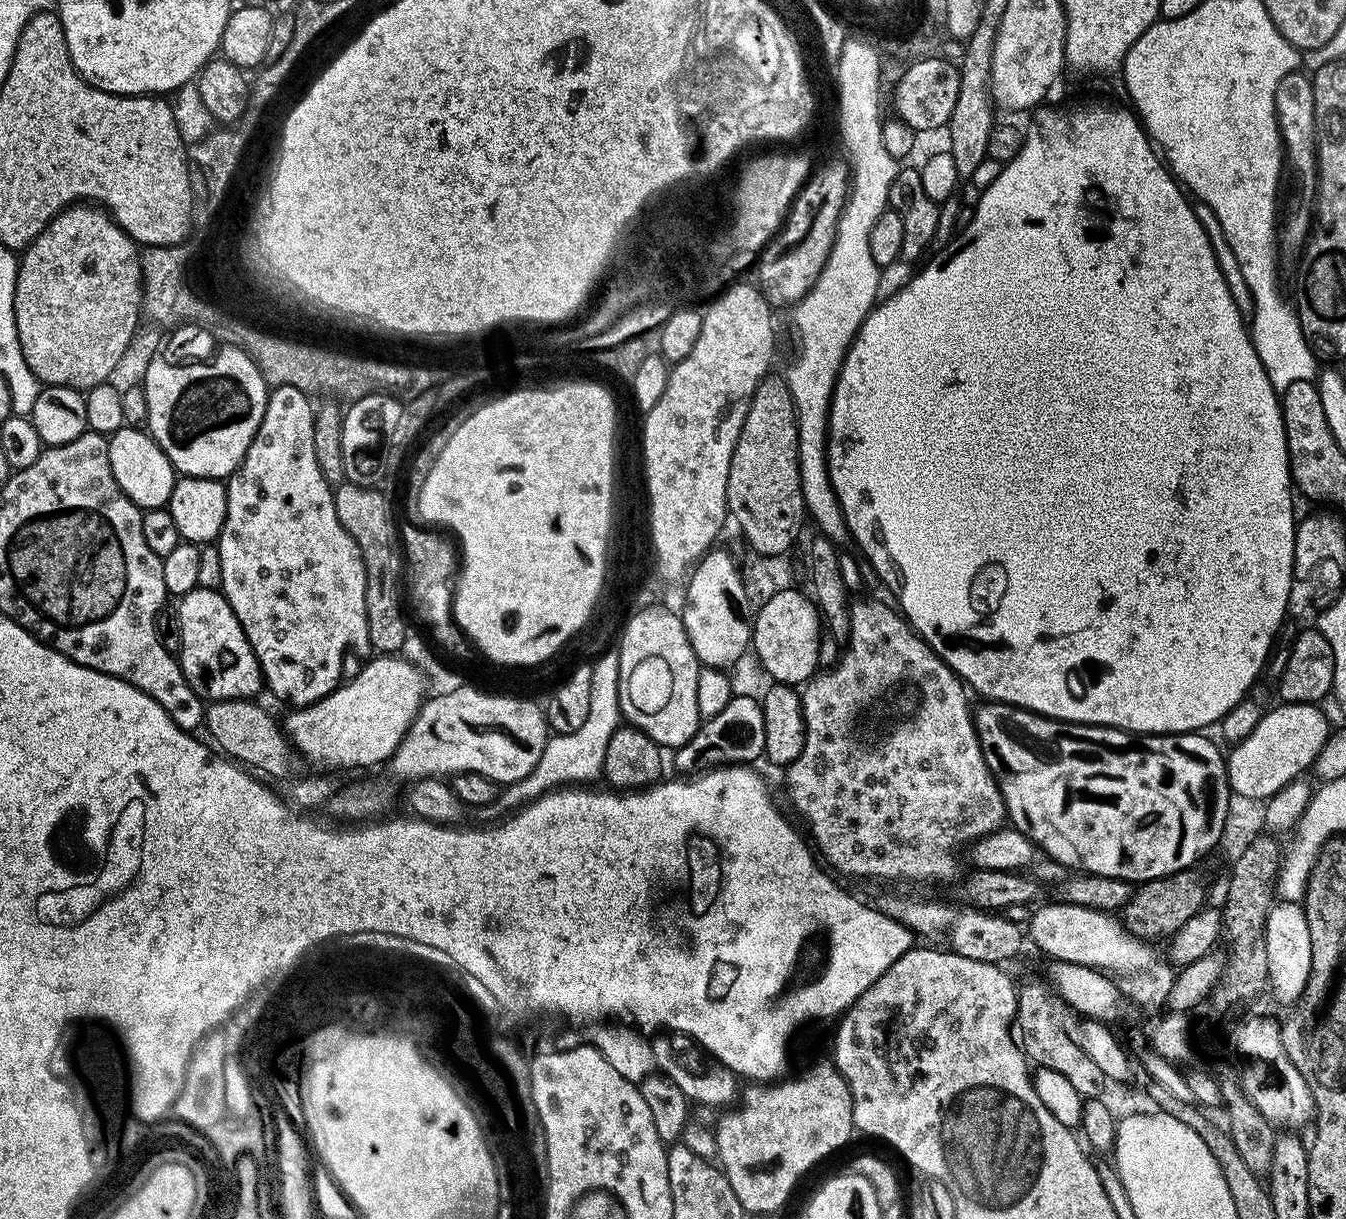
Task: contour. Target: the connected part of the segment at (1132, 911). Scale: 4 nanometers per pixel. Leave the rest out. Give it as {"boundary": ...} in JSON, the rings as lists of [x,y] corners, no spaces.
{"boundary":[[[1195,867],[1163,876],[1157,880],[1145,880],[1133,891],[1128,905],[1122,910],[1122,920],[1129,929],[1135,930],[1141,937],[1175,936],[1194,914],[1205,907],[1209,899],[1209,885],[1204,884],[1204,876]]]}

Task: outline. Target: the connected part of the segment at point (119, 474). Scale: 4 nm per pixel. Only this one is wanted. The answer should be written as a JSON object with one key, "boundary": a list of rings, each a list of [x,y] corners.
{"boundary":[[[125,426],[112,433],[108,437],[108,457],[110,470],[114,470],[118,486],[140,509],[162,508],[167,505],[178,473],[147,431]]]}

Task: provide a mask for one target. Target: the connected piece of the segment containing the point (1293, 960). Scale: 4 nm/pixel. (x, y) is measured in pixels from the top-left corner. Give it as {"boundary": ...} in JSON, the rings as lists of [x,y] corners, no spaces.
{"boundary":[[[1278,900],[1268,912],[1264,927],[1264,945],[1268,976],[1268,995],[1271,1002],[1286,1008],[1298,1001],[1306,986],[1311,983],[1313,944],[1310,942],[1310,928],[1306,923],[1305,910],[1299,901]]]}

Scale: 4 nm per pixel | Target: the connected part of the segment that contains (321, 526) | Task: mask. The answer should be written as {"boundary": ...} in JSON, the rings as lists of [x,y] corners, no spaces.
{"boundary":[[[278,386],[268,393],[266,414],[262,414],[262,426],[258,426],[258,434],[250,442],[244,460],[240,467],[227,477],[226,487],[226,518],[218,537],[218,547],[222,558],[222,582],[220,588],[230,602],[250,646],[260,663],[260,674],[263,683],[280,700],[292,704],[293,709],[305,708],[307,704],[318,702],[326,694],[339,688],[344,671],[342,662],[348,651],[363,653],[363,648],[369,647],[368,623],[366,622],[366,566],[362,562],[362,554],[350,538],[350,534],[338,522],[338,514],[334,506],[334,488],[329,484],[322,470],[318,466],[318,454],[314,454],[314,404],[311,404],[309,393],[298,390],[294,386]]]}

